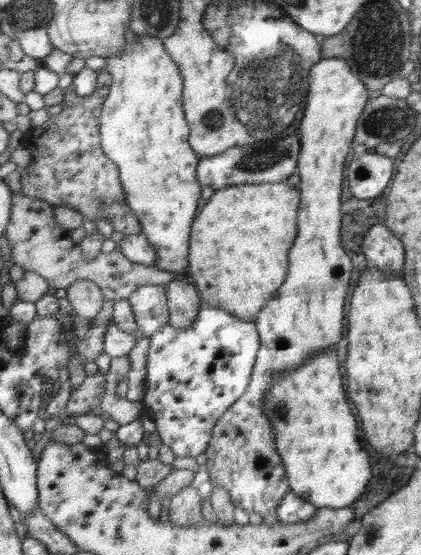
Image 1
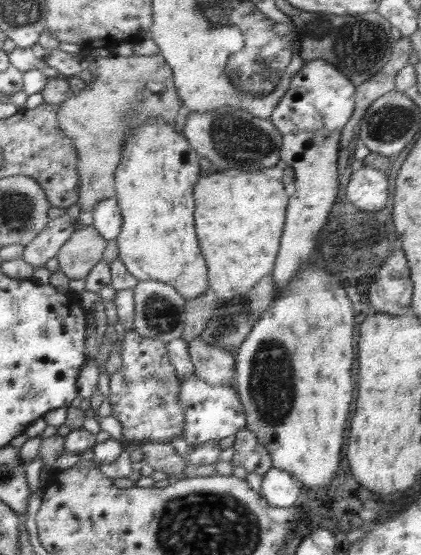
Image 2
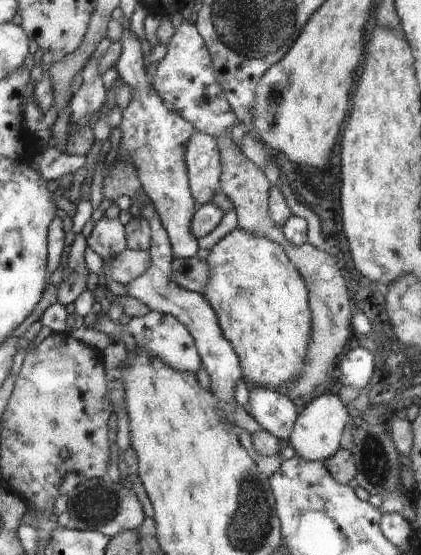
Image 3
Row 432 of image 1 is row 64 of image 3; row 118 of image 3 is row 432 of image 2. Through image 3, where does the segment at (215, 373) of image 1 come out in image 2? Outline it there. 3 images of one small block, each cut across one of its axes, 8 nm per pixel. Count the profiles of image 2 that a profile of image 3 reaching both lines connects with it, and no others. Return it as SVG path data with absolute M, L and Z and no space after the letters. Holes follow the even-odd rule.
M192 375L183 376L180 387L178 398L185 407L185 429L182 438L188 444L197 447L208 441L220 441L248 425L248 416L235 386L208 383L204 378Z

